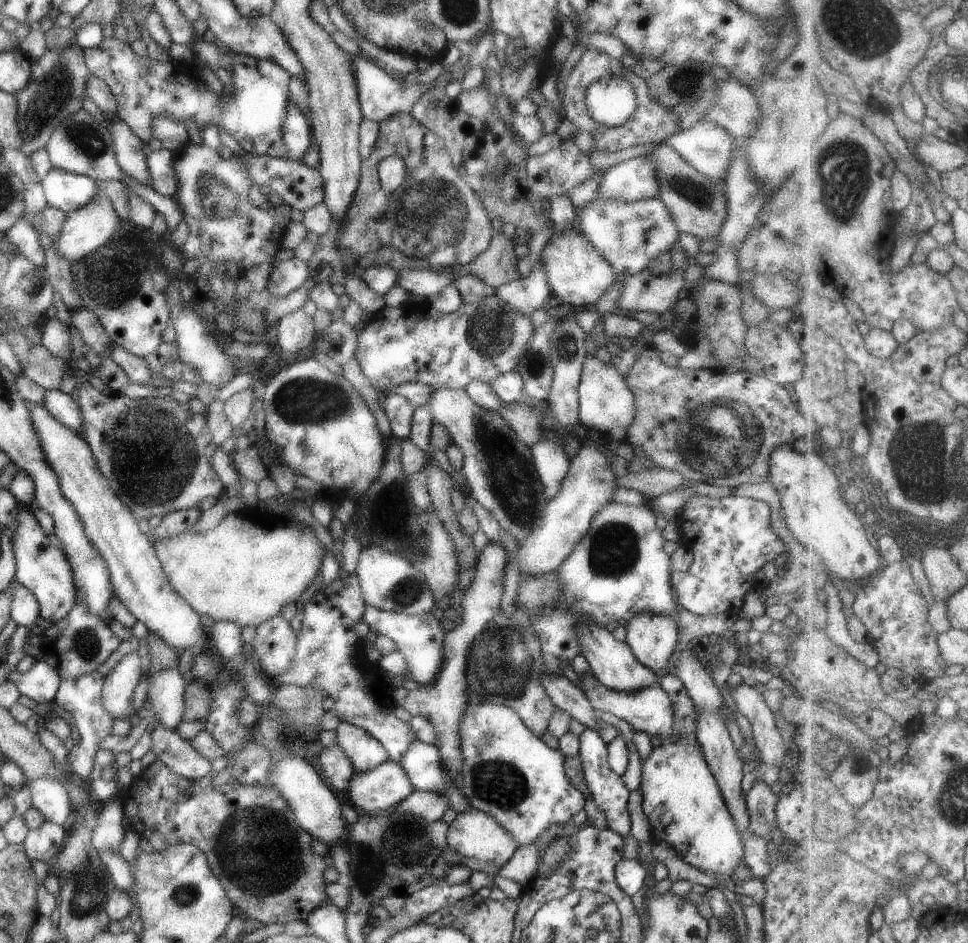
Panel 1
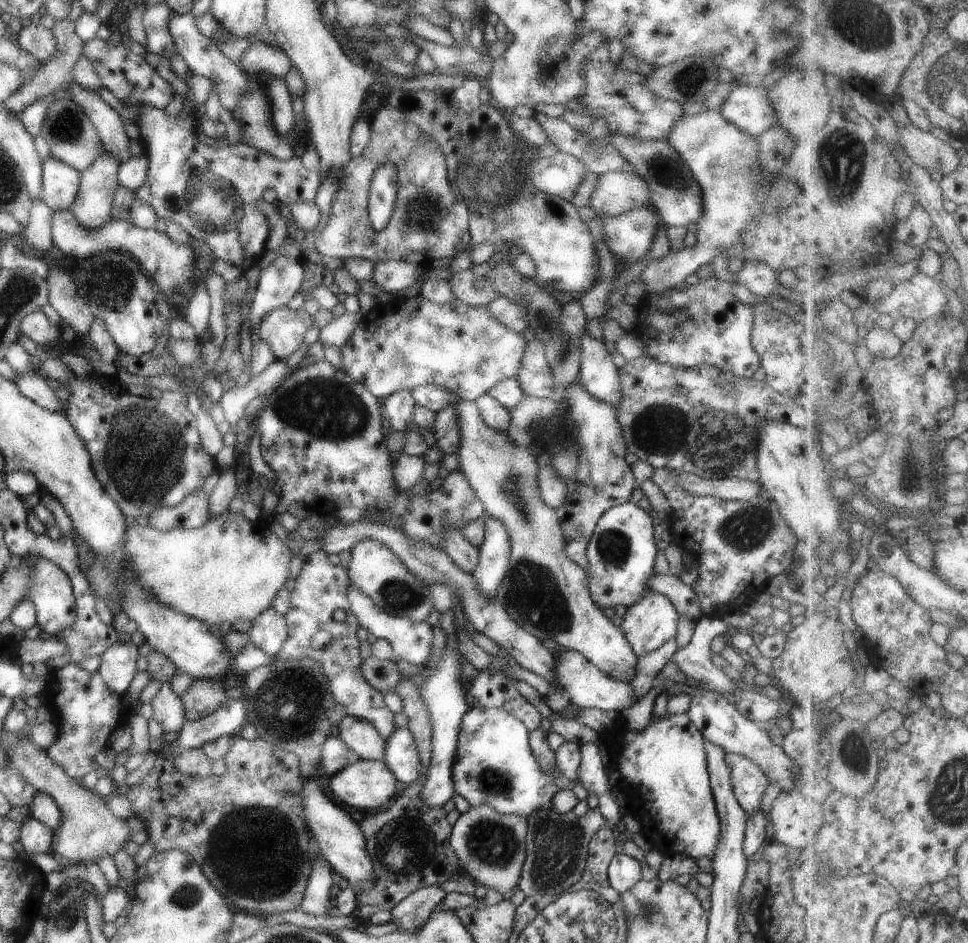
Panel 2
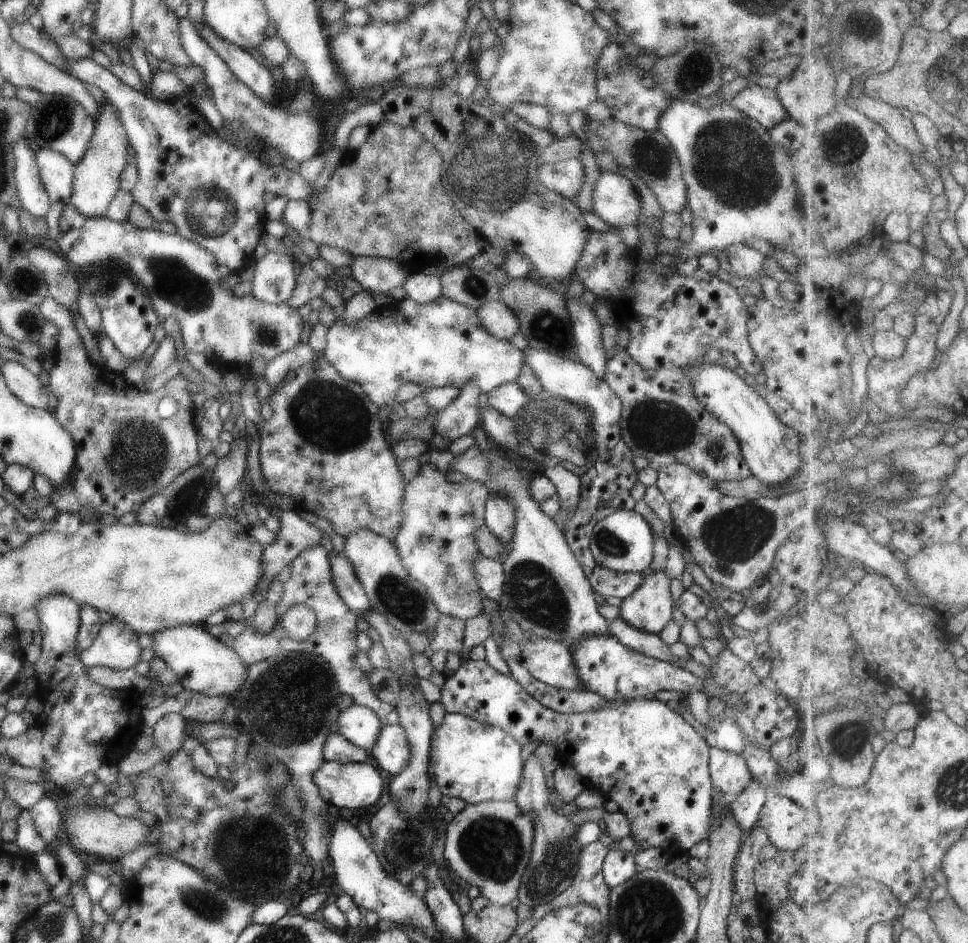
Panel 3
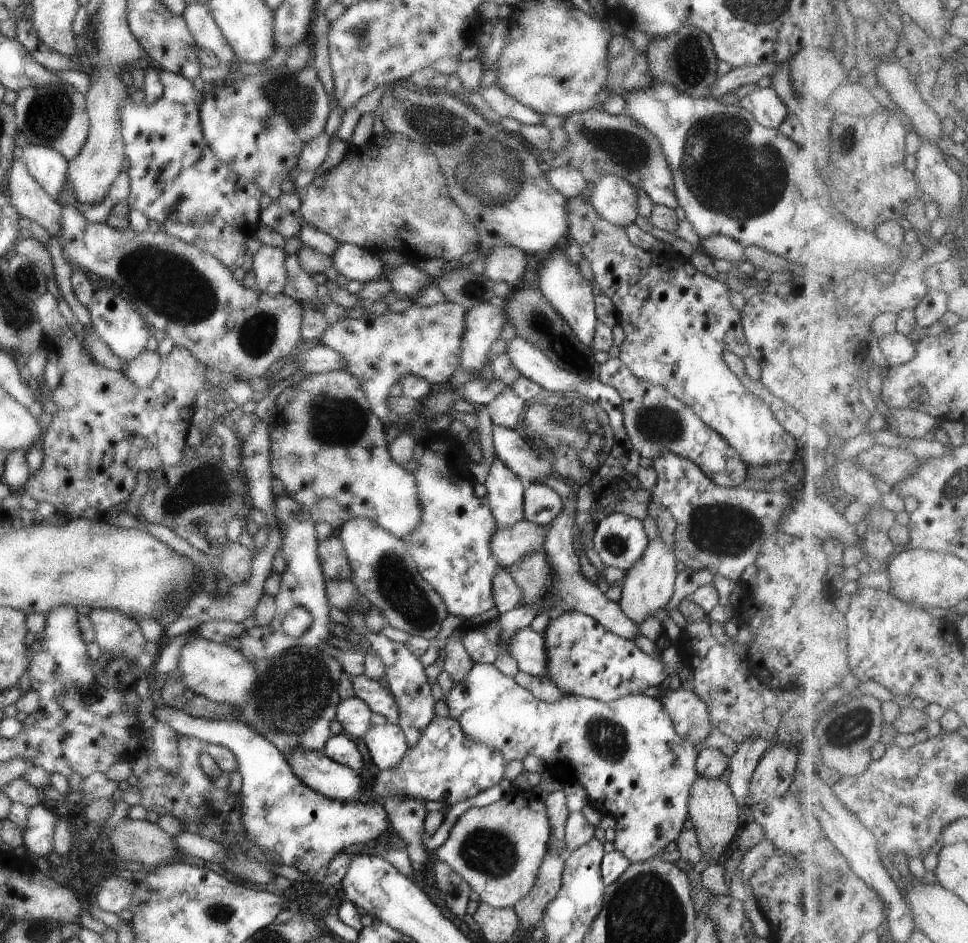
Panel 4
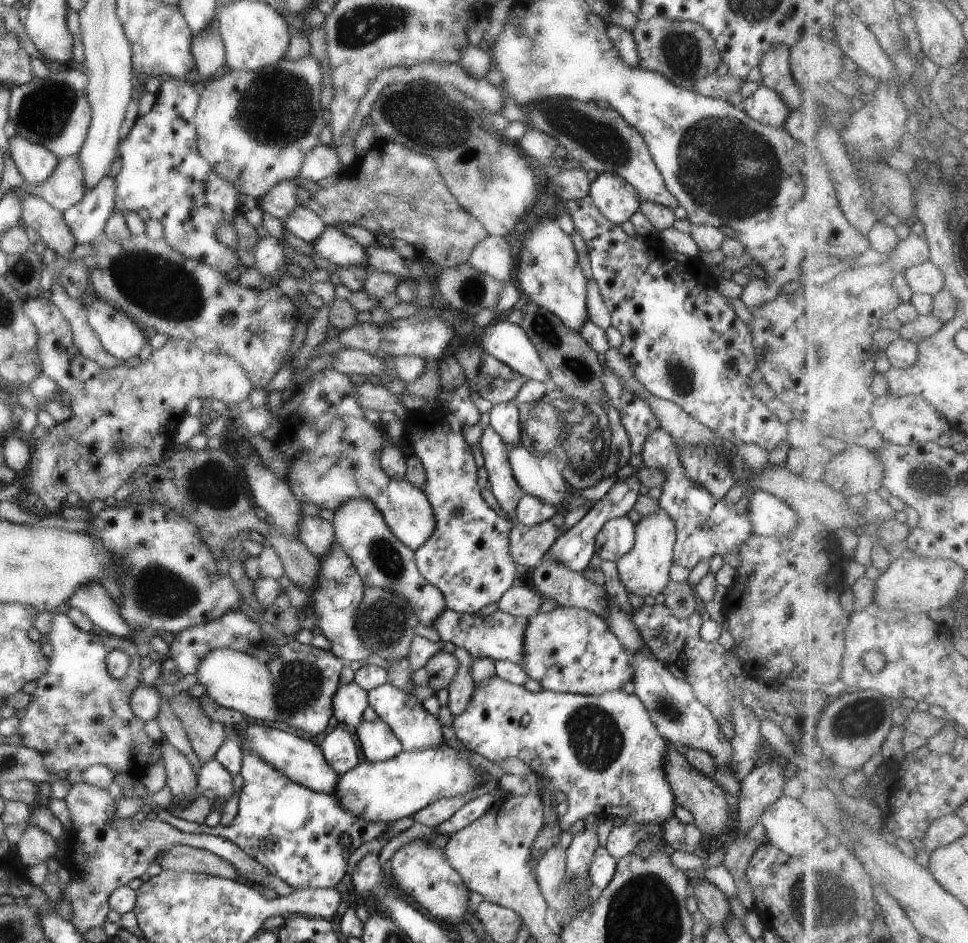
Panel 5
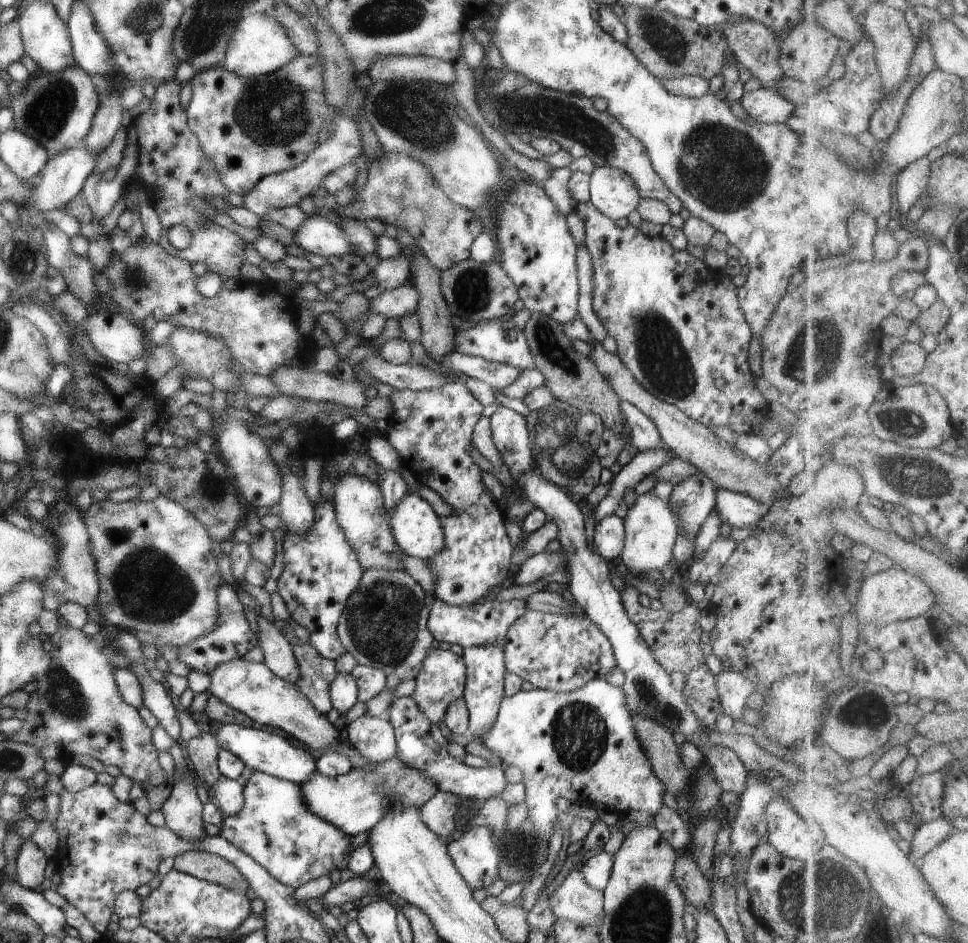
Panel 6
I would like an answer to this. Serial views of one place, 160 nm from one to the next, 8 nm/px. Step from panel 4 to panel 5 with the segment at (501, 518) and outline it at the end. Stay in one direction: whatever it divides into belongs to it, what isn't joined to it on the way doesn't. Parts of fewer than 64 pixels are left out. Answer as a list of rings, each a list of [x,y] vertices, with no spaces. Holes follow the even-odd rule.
[[[490,427],[483,430],[479,446],[488,472],[491,492],[508,514],[508,520],[516,522],[514,511],[525,494],[512,474],[507,446]]]

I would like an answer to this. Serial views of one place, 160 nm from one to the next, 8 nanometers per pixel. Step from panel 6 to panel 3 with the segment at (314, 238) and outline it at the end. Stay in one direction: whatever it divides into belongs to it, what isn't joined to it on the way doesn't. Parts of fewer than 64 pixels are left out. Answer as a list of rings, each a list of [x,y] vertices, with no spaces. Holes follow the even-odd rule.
[[[356,256],[350,270],[351,278],[357,280],[362,289],[387,295],[392,288],[402,286],[410,272],[394,259],[381,256]]]

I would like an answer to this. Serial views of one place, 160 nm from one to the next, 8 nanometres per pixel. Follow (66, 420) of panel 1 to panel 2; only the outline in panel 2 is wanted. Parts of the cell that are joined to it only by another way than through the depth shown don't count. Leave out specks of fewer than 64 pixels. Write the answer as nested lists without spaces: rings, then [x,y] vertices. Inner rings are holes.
[[[17,373],[14,380],[18,390],[29,398],[34,404],[51,411],[62,411],[67,405],[61,401],[54,393],[54,390],[48,386],[46,378],[34,373]]]

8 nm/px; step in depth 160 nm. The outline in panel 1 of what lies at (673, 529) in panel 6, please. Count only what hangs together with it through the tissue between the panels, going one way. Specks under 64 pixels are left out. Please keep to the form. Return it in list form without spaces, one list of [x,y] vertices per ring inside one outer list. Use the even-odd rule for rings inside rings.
[[[643,612],[635,614],[625,628],[625,641],[632,654],[660,676],[679,639],[675,620],[660,613]]]

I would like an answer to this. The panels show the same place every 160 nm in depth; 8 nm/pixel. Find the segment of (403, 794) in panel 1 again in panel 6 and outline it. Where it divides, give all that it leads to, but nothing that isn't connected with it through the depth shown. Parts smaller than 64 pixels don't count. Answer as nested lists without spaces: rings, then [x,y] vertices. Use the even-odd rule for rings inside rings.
[[[222,724],[218,728],[212,728],[212,732],[218,738],[222,749],[230,750],[231,753],[236,754],[252,770],[258,770],[258,772],[296,784],[304,784],[304,782],[308,782],[310,778],[314,778],[318,774],[318,766],[316,766],[314,756],[295,746],[280,734],[270,733],[262,730],[262,728],[231,724]]]

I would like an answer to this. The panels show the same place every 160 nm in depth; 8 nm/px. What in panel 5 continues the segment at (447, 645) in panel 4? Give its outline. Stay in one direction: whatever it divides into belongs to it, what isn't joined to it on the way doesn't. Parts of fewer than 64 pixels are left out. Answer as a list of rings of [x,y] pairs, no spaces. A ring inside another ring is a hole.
[[[458,647],[453,655],[458,659],[459,667],[456,678],[447,688],[448,708],[454,717],[461,715],[470,704],[470,699],[475,691],[475,686],[471,677],[471,664],[473,656],[462,647]]]

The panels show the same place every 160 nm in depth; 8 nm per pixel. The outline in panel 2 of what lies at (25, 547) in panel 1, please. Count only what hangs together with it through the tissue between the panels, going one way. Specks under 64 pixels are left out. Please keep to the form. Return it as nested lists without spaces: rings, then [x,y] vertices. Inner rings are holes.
[[[27,557],[33,570],[31,591],[29,599],[34,603],[37,614],[37,624],[42,633],[50,634],[56,638],[64,629],[67,629],[75,620],[75,594],[71,585],[70,577],[50,559],[44,557]]]

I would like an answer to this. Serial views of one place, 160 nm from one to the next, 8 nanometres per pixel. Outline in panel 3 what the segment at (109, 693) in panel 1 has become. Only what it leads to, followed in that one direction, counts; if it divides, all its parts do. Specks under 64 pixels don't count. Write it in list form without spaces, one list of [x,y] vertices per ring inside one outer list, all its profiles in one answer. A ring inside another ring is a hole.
[[[112,619],[102,623],[94,642],[80,651],[79,659],[87,668],[99,665],[126,670],[138,664],[142,650],[137,632],[125,622]]]

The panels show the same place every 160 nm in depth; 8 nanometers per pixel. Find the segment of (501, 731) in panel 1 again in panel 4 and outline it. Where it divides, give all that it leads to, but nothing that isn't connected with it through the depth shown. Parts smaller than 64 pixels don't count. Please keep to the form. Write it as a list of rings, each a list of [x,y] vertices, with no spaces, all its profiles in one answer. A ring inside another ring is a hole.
[[[434,717],[402,761],[375,775],[371,796],[382,804],[387,799],[387,792],[404,794],[419,801],[442,802],[449,808],[499,783],[504,779],[506,764],[501,751],[469,739],[454,719]]]

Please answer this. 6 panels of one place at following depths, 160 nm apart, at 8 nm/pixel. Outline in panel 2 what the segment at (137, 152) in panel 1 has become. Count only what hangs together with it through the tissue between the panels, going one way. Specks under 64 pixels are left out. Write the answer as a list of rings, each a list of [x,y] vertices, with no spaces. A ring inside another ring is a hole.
[[[76,81],[71,82],[67,92],[96,127],[106,153],[114,155],[121,164],[132,157],[122,117],[104,102],[96,91],[88,90]]]

